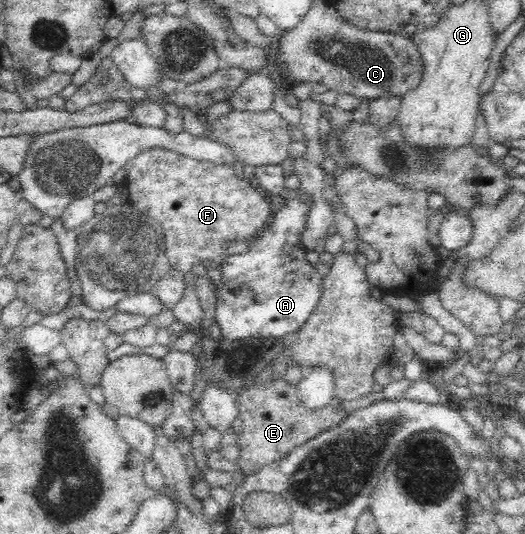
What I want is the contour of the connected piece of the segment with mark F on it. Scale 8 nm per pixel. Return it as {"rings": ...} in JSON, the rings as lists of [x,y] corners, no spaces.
{"rings":[[[149,148],[127,161],[124,169],[125,177],[122,183],[128,191],[128,203],[155,219],[162,227],[165,256],[170,268],[181,274],[192,271],[194,266],[203,264],[204,261],[222,262],[225,257],[224,251],[233,241],[249,244],[249,241],[253,241],[259,235],[259,231],[267,227],[271,219],[268,194],[255,183],[249,184],[243,178],[237,178],[231,165],[197,160],[163,148]]]}

